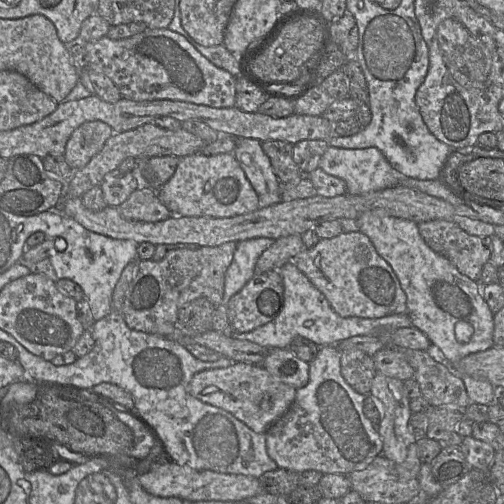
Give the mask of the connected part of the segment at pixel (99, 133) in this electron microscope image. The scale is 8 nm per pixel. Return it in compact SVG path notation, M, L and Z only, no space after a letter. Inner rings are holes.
M102 121L85 122L74 130L63 154L73 172L86 166L113 134L113 129Z

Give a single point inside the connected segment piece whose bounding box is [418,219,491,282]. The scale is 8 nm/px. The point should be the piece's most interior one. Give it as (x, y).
(468, 253)

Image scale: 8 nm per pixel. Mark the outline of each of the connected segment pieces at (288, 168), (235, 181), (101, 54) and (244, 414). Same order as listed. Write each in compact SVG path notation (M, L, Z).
M268 140L262 142L261 145L282 186L289 183L298 183L305 176L293 160L293 144Z
M195 153L180 158L174 175L157 192L171 216L229 218L261 207L256 191L233 153L212 156Z
M147 28L120 40L106 36L85 45L88 65L111 79L122 98L133 101L178 100L214 108L235 106L238 77L215 66L185 37L168 28Z
M234 362L225 368L205 369L196 373L189 393L202 402L222 408L256 433L266 433L292 405L297 388L280 381L262 365Z

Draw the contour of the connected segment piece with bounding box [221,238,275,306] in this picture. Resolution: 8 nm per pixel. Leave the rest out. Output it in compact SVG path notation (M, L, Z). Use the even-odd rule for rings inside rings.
M254 238L236 244L233 260L225 274L221 305L227 306L229 300L253 277L258 259L274 241L271 238Z

